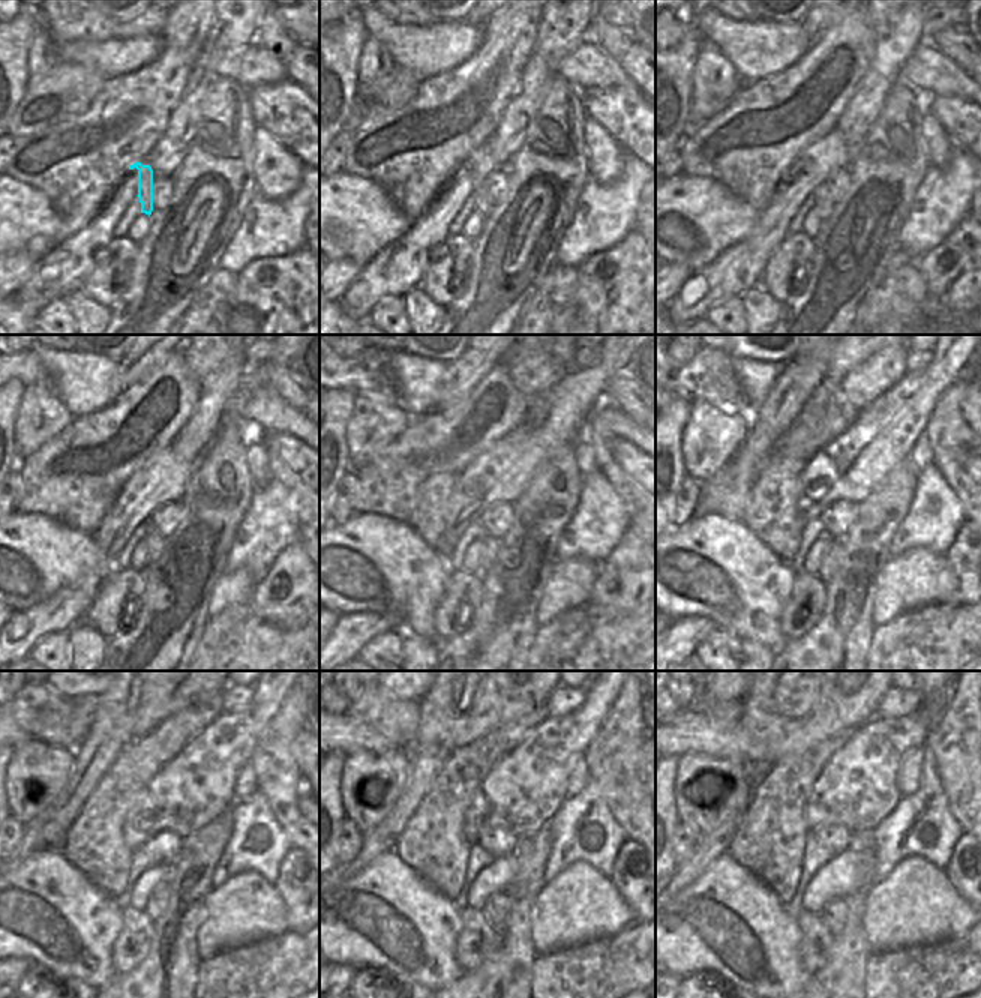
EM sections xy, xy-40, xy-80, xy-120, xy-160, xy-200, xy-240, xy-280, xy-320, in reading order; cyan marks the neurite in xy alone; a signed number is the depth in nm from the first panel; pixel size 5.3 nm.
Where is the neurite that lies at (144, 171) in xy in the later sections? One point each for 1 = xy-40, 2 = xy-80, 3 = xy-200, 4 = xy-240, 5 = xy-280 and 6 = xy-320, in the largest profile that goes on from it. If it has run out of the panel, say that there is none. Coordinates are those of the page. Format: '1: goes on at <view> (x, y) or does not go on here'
1: goes on at xy-40 (483, 201)
2: goes on at xy-80 (822, 206)
3: goes on at xy-200 (833, 556)
4: goes on at xy-240 (158, 901)
5: goes on at xy-280 (497, 907)
6: goes on at xy-320 (834, 914)

